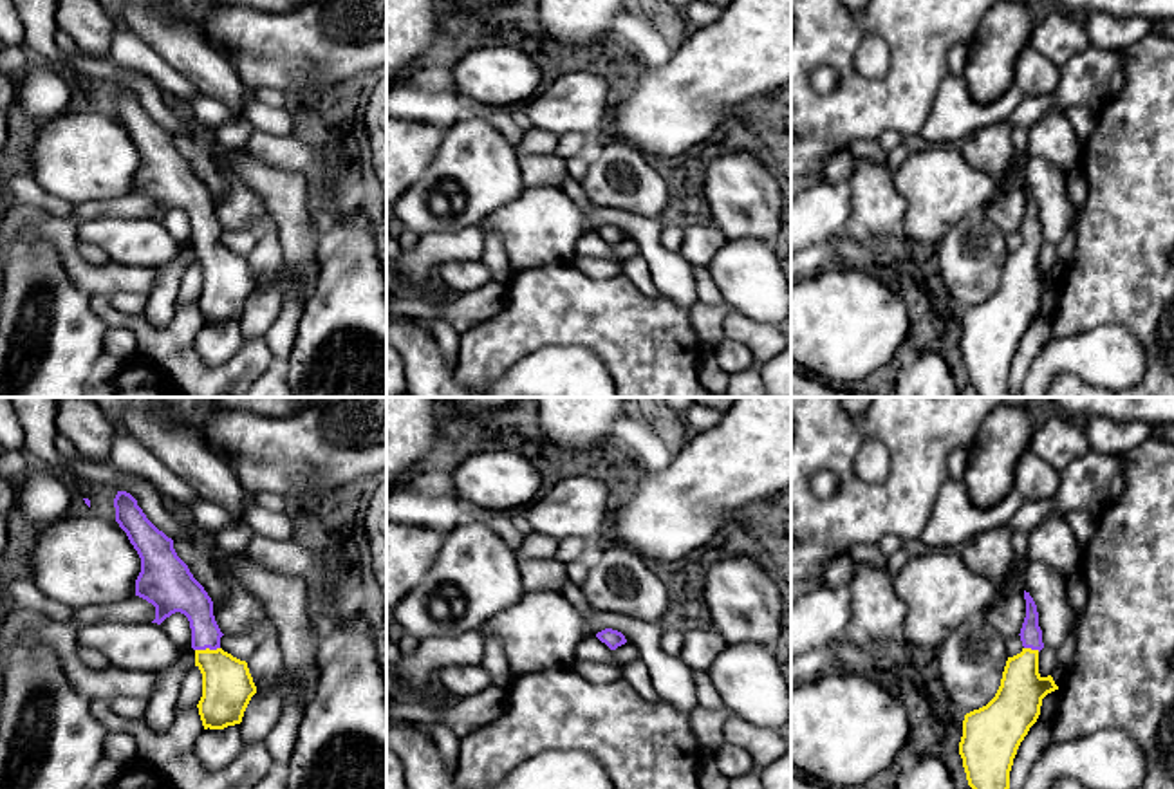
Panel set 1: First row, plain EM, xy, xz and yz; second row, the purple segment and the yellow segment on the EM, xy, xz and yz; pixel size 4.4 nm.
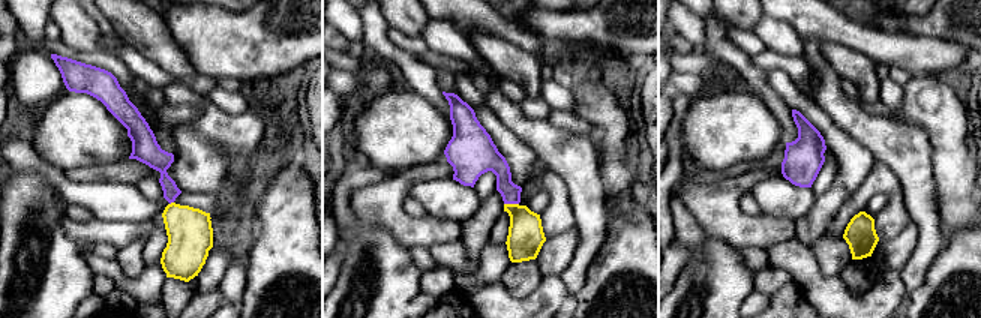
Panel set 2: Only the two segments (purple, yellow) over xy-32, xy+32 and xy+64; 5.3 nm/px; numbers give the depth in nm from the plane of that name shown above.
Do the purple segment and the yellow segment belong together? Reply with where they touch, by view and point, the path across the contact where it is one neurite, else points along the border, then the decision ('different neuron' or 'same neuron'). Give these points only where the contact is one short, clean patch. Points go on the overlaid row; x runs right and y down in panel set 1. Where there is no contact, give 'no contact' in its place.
meets purple in xy at (206, 647); same neuron

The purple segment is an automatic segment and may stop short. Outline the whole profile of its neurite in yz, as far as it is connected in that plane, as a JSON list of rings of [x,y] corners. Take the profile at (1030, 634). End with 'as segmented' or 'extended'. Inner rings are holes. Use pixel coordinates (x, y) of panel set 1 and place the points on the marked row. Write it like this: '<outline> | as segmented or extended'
[[[1026,590],[1024,599],[1022,652],[1008,657],[995,697],[963,720],[959,755],[972,789],[1010,789],[1017,749],[1037,722],[1042,699],[1058,690],[1051,675],[1039,673],[1042,630],[1037,605]]] | extended

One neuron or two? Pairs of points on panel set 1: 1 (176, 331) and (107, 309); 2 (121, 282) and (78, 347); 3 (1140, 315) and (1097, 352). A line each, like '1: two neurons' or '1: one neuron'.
1: one neuron
2: two neurons
3: two neurons

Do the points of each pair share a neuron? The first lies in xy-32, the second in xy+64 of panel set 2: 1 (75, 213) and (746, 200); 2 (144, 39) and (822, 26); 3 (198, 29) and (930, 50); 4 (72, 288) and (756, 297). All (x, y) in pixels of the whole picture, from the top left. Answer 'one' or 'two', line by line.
1: one
2: two
3: two
4: two

